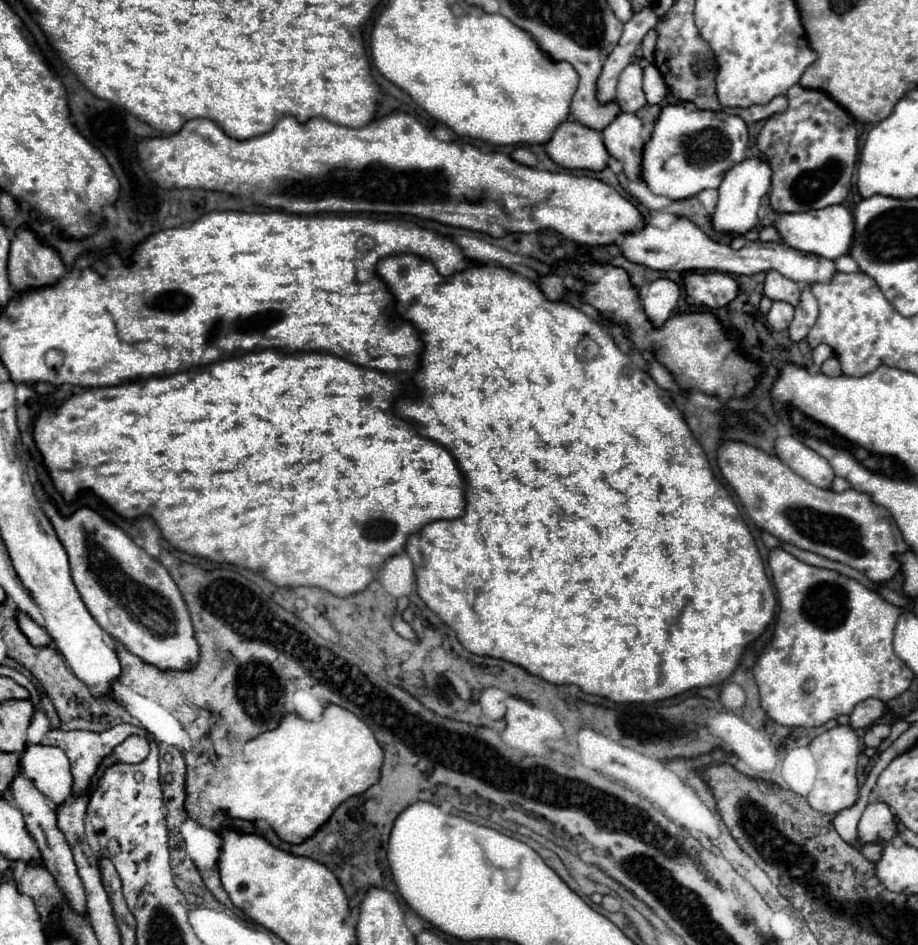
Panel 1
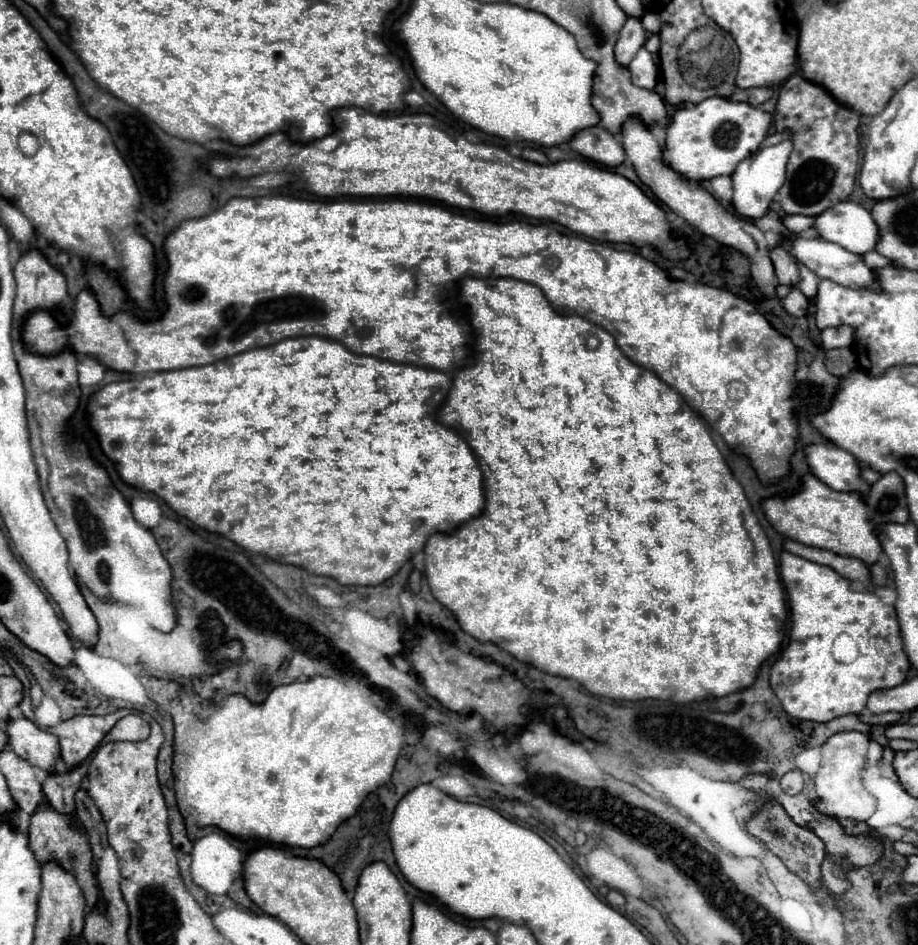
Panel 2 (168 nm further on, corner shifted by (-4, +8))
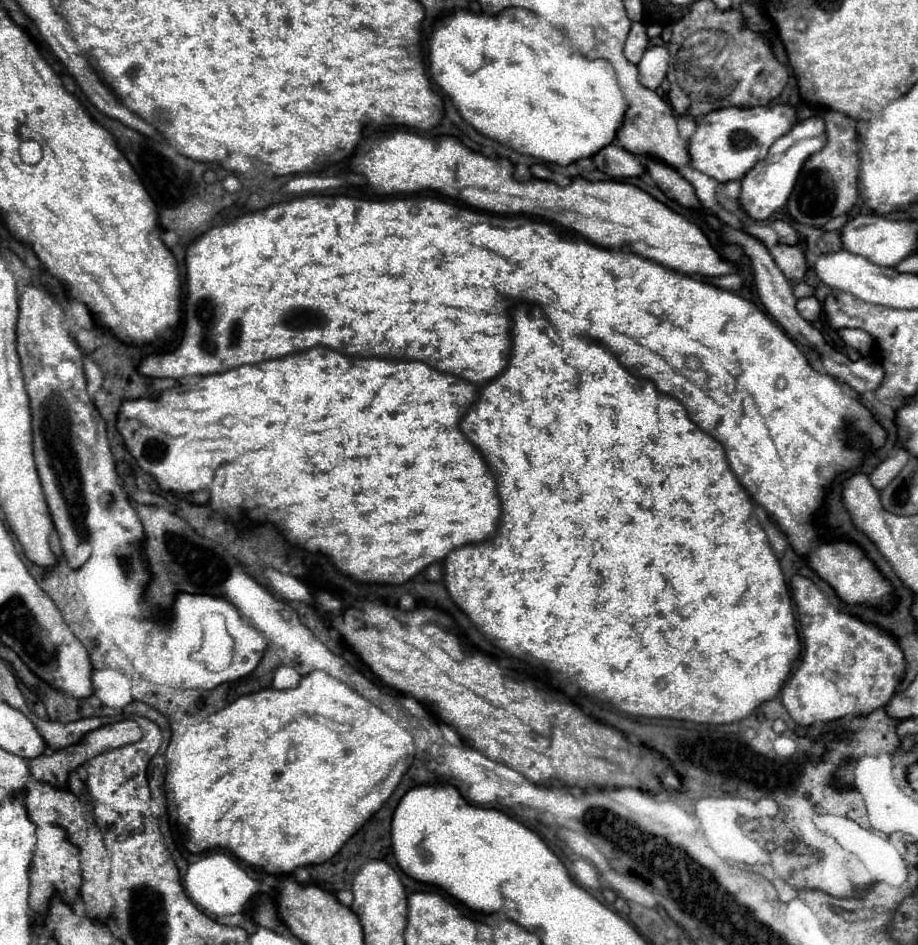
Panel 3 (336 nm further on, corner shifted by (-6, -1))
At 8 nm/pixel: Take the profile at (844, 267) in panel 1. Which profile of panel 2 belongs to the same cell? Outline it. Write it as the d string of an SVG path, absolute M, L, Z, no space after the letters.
M867 252L863 258L865 258L867 266L871 266L871 268L885 268L885 266L891 264L891 260L885 258L885 256L881 256L879 252Z

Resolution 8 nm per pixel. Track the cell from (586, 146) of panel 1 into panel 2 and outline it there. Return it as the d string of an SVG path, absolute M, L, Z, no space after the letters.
M601 126L585 128L575 134L575 138L569 142L569 146L579 152L581 156L603 164L603 166L619 166L625 160L625 150L621 146L621 140L603 130Z

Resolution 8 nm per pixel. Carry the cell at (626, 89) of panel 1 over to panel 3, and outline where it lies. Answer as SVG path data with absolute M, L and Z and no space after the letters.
M657 45L657 47L647 49L645 55L643 55L643 59L637 65L641 85L645 85L647 89L655 91L661 85L661 81L665 79L667 63L669 63L669 53L667 53L665 47Z

